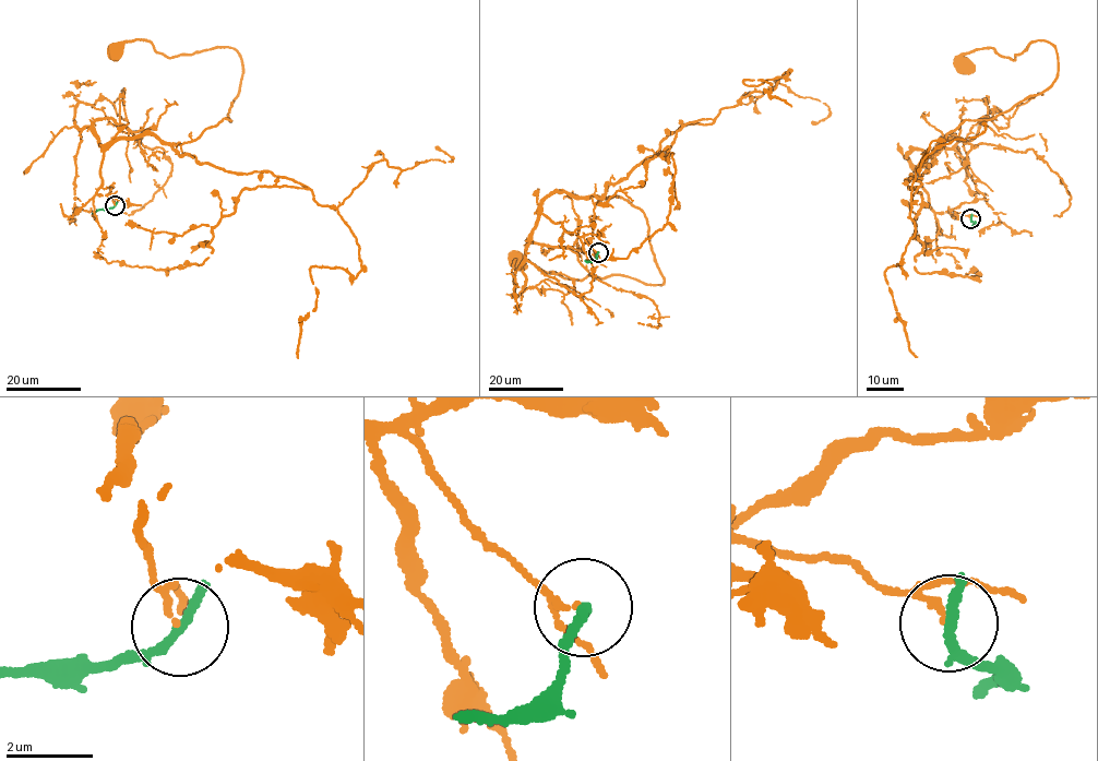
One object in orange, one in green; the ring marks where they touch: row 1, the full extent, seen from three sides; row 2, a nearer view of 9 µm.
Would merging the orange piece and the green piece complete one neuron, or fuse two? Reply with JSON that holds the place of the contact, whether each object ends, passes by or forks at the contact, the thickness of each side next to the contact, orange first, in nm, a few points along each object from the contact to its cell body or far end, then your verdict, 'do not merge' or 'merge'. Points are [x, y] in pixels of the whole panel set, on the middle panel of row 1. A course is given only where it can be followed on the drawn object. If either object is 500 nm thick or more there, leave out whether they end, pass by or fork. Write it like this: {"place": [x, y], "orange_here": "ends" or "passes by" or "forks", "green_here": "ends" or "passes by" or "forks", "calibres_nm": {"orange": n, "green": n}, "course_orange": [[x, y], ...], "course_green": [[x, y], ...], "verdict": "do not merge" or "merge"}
{"place": [598, 252], "orange_here": "passes by", "green_here": "ends", "calibres_nm": {"orange": 90, "green": 300}, "course_orange": [[598, 251], [544, 216], [551, 192], [615, 195], [639, 206], [664, 283], [562, 277], [516, 260]], "course_green": [[598, 251], [593, 260], [585, 260]], "verdict": "do not merge"}

